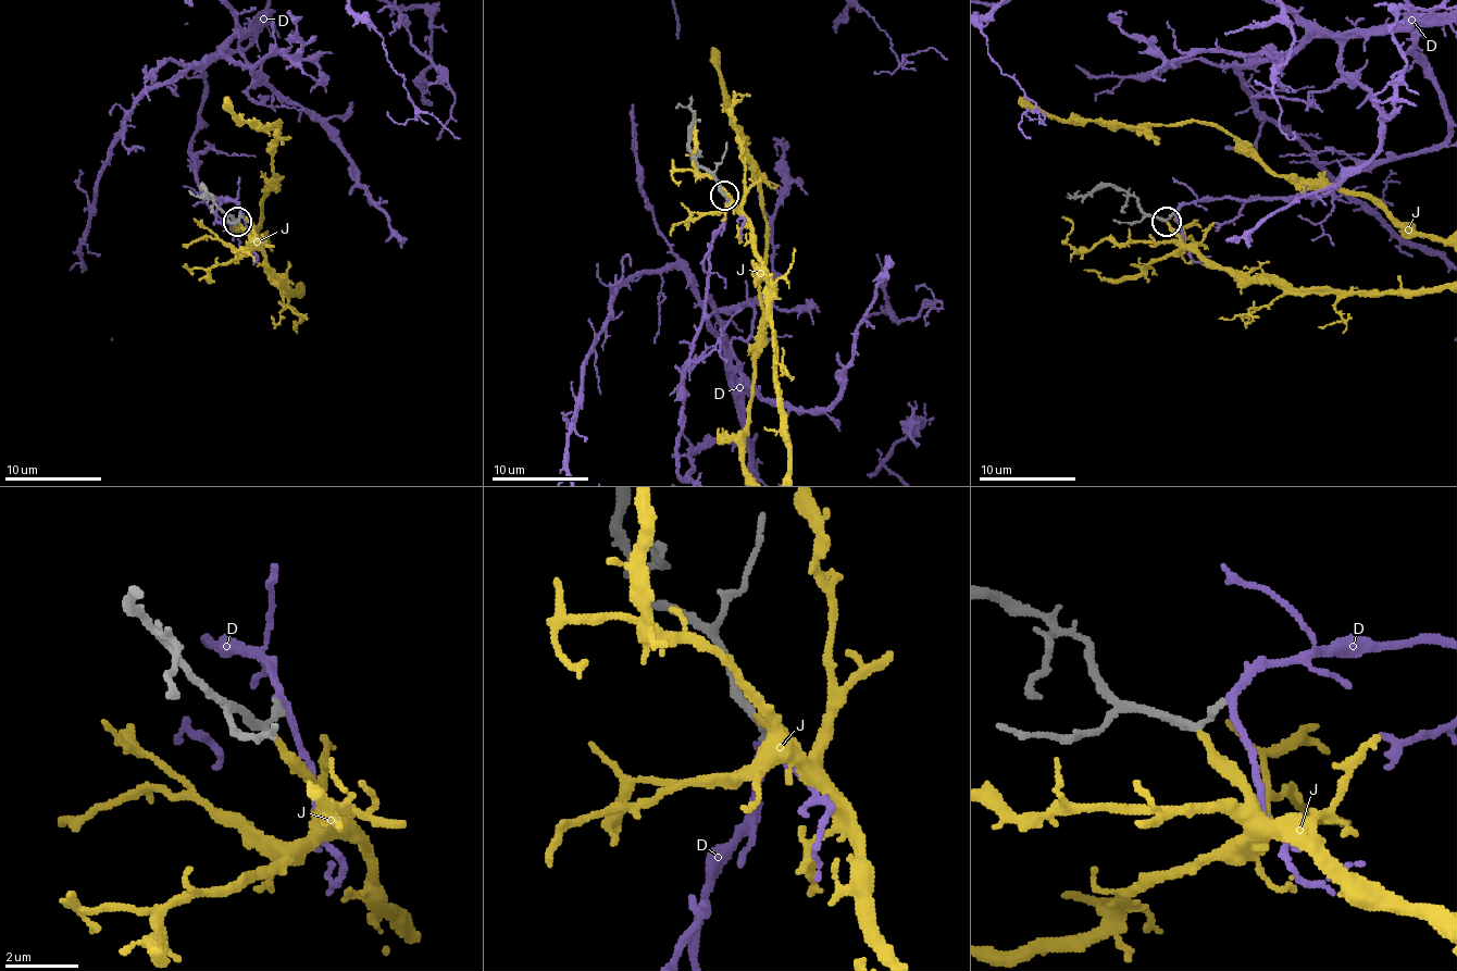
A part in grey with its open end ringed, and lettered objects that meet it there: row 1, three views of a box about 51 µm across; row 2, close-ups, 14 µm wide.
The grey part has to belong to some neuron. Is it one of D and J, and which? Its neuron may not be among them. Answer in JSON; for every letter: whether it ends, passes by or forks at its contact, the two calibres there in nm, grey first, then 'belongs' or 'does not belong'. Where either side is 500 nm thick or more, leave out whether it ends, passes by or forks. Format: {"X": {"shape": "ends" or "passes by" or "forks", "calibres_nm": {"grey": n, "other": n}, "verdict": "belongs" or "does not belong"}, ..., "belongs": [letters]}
{"D": {"shape": "passes by", "calibres_nm": {"grey": 180, "other": 190}, "verdict": "does not belong"}, "J": {"shape": "ends", "calibres_nm": {"grey": 300, "other": 190}, "verdict": "belongs"}, "belongs": ["J"]}

